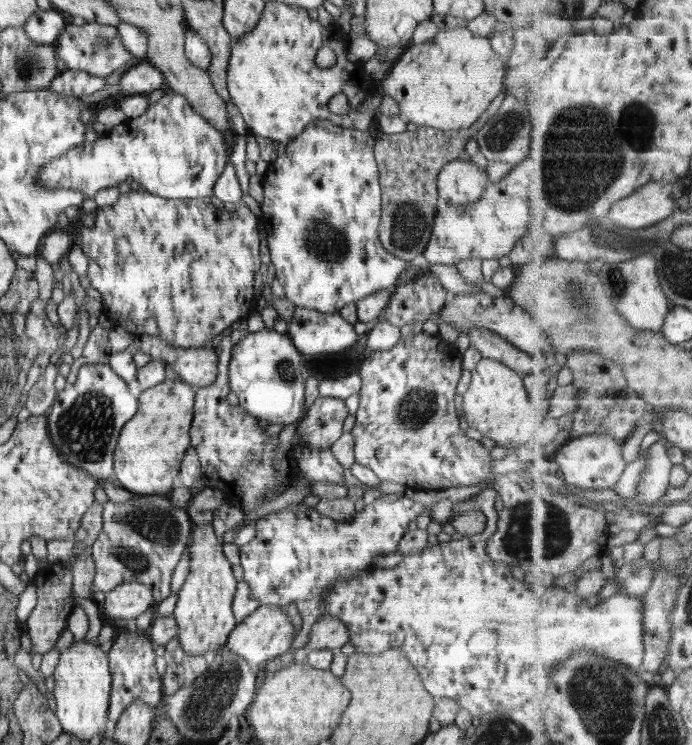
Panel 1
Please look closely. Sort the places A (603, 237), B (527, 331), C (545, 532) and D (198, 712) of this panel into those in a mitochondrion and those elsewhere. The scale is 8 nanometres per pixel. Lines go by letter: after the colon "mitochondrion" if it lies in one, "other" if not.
A: mitochondrion
B: other
C: mitochondrion
D: mitochondrion

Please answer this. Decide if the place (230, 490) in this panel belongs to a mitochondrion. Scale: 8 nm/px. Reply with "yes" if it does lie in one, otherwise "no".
no

